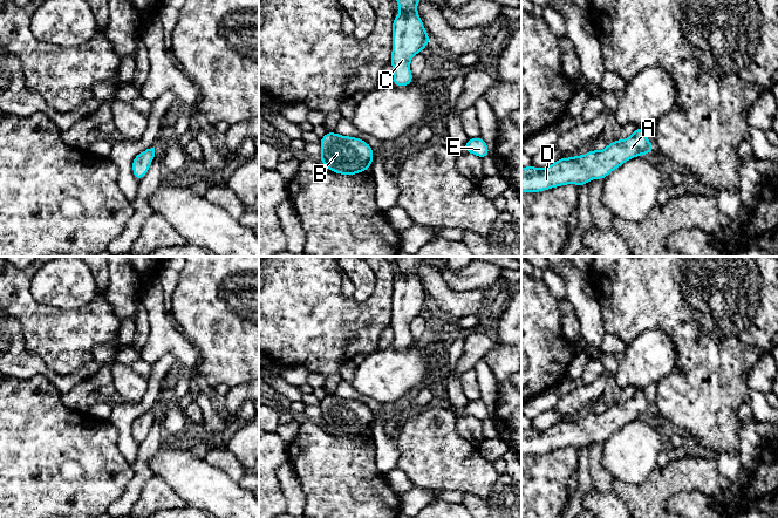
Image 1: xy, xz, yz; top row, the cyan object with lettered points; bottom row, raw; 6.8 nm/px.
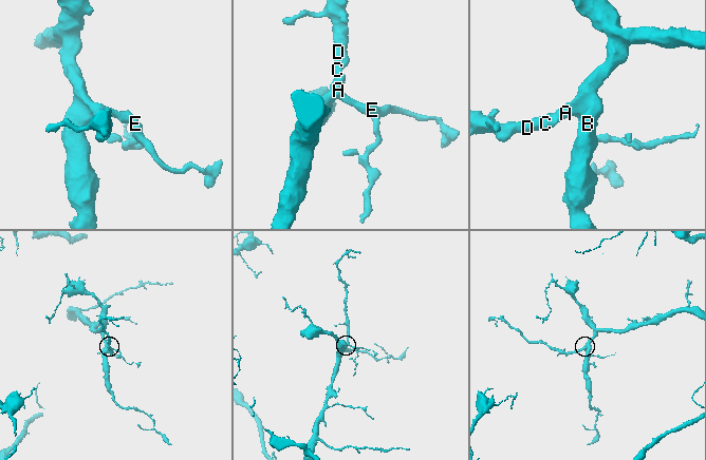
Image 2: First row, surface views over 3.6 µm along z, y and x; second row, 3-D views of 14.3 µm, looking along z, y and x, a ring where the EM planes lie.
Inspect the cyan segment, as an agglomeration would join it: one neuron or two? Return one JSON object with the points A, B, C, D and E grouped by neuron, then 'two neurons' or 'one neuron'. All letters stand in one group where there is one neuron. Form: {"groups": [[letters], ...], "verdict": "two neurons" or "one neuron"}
{"groups": [["A", "B", "C", "D", "E"]], "verdict": "one neuron"}

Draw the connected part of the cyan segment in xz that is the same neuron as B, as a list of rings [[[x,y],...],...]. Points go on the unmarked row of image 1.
[[[327,394],[320,402],[320,423],[339,437],[354,438],[368,432],[374,422],[373,410],[361,401]]]

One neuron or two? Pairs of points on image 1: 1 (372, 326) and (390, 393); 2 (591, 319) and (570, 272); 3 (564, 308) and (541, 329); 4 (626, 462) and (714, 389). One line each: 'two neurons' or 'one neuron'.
1: two neurons
2: one neuron
3: two neurons
4: two neurons

